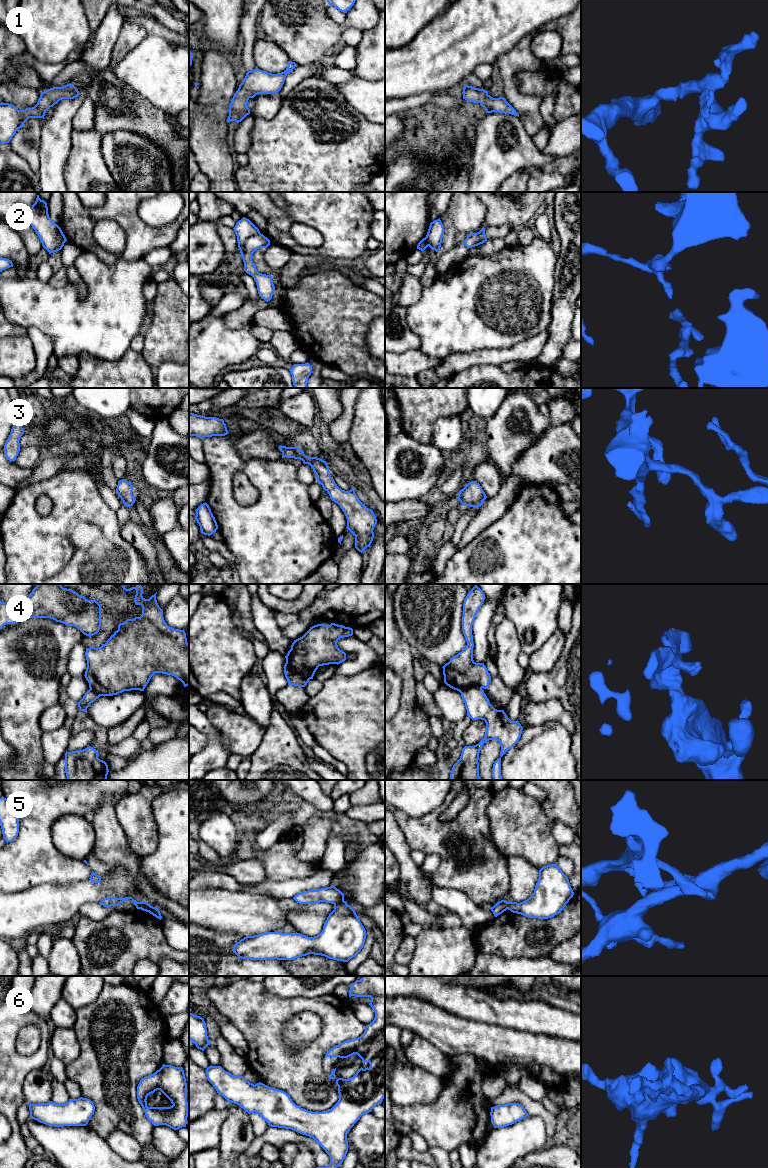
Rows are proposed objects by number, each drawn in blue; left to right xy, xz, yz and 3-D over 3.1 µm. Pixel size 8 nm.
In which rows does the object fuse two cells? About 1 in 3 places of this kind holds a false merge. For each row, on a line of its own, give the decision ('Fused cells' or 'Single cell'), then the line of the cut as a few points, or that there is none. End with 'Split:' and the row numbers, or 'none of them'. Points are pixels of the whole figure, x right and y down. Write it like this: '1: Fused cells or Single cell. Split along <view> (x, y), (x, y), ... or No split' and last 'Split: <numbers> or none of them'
1: Single cell. No split
2: Fused cells. Split along xz (259, 232), (251, 235), (240, 251)
3: Single cell. No split
4: Fused cells. Split along xz (286, 661), (297, 674), (309, 679)
5: Fused cells. Split along xz (343, 900), (334, 905)
6: Single cell. No split
Split: 2, 4, 5

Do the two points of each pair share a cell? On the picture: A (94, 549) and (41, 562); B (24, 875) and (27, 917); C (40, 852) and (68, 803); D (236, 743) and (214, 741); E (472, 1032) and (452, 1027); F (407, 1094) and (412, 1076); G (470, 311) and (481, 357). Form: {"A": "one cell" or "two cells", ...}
{"A": "one cell", "B": "two cells", "C": "one cell", "D": "two cells", "E": "one cell", "F": "one cell", "G": "two cells"}

